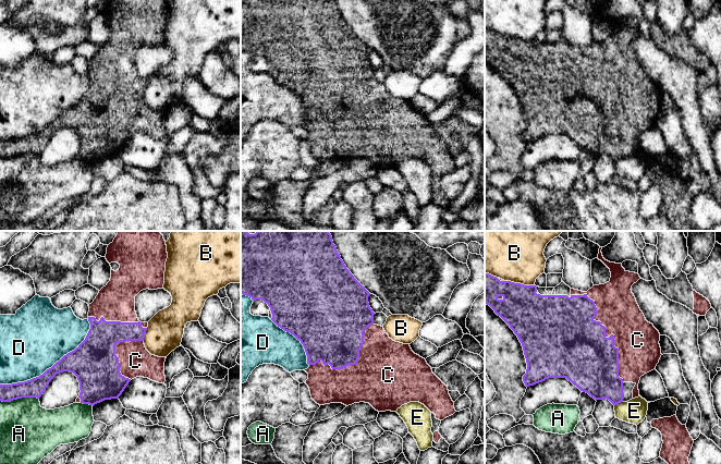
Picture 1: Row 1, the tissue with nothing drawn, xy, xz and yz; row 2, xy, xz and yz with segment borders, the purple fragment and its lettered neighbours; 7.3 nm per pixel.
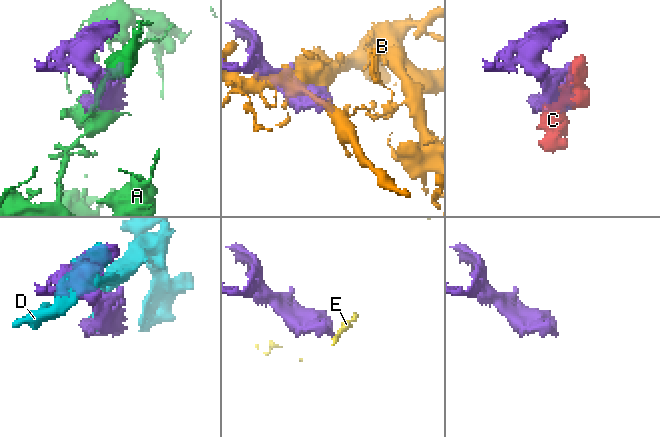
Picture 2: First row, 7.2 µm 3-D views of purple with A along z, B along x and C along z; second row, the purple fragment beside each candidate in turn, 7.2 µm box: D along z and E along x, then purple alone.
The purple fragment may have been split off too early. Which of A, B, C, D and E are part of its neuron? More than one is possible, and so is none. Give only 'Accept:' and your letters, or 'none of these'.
Accept: C

